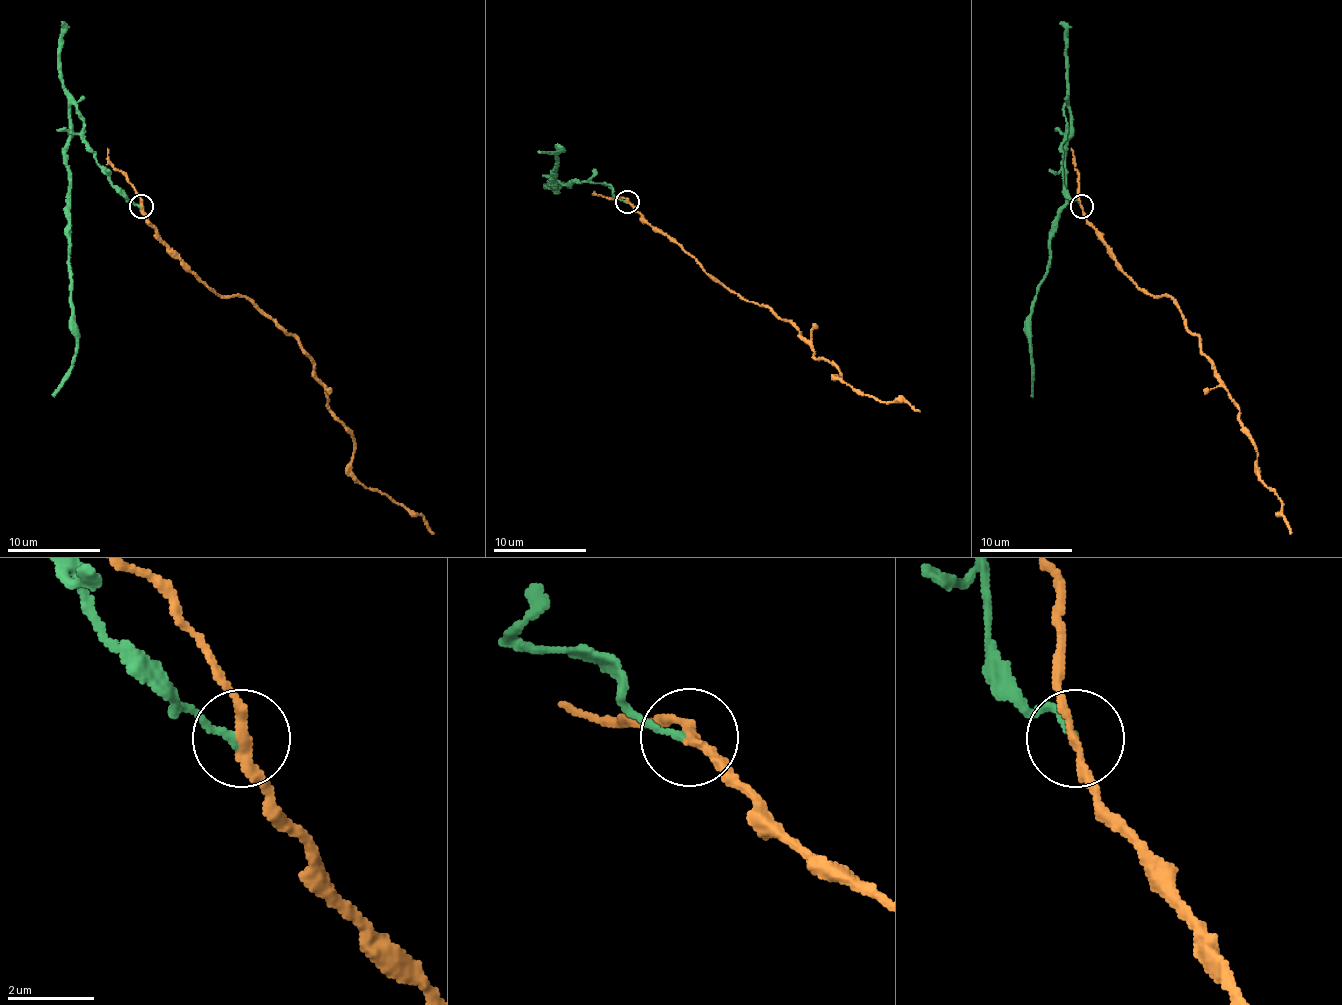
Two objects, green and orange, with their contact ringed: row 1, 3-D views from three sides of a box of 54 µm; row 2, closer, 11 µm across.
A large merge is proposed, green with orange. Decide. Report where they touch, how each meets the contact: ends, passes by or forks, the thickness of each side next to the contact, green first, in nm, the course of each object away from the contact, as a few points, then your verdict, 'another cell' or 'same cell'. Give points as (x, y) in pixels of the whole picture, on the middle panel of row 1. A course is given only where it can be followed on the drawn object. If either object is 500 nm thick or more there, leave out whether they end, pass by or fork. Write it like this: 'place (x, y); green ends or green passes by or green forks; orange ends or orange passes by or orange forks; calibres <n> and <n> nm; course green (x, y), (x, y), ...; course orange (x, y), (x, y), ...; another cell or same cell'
place (627, 201); green ends; orange passes by; calibres 170 and 190 nm; course green (625, 201), (600, 182), (551, 185), (556, 187), (556, 171), (562, 150), (539, 152); course orange (627, 201), (706, 273), (785, 319), (818, 359), (839, 370), (836, 377), (881, 401), (906, 401), (920, 410); another cell

